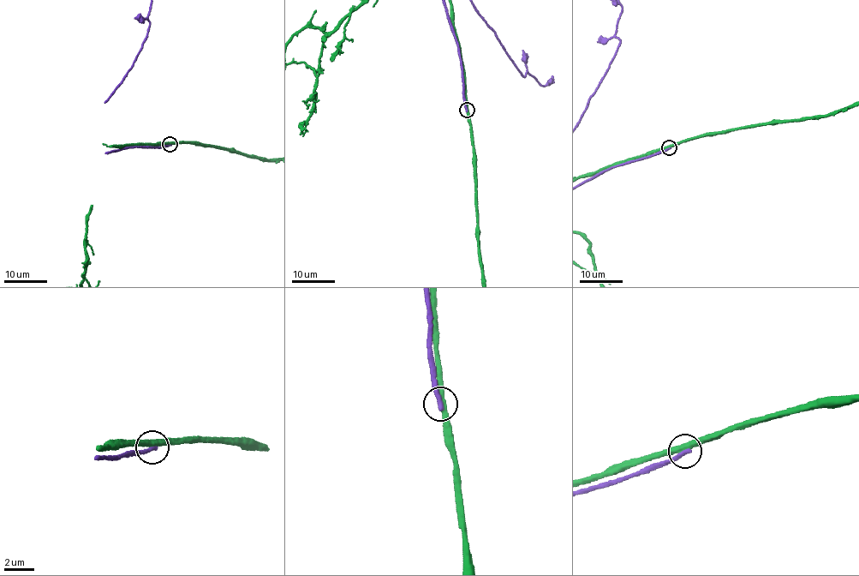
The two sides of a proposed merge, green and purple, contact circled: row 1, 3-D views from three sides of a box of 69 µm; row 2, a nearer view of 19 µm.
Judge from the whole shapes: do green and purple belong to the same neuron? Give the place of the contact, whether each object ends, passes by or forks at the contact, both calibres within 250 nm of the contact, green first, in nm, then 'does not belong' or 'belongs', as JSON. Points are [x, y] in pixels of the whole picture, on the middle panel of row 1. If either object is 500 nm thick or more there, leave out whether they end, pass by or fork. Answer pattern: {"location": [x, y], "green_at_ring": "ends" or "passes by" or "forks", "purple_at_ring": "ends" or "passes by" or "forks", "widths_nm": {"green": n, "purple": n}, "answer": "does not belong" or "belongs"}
{"location": [467, 110], "green_at_ring": "passes by", "purple_at_ring": "ends", "widths_nm": {"green": 360, "purple": 320}, "answer": "does not belong"}

